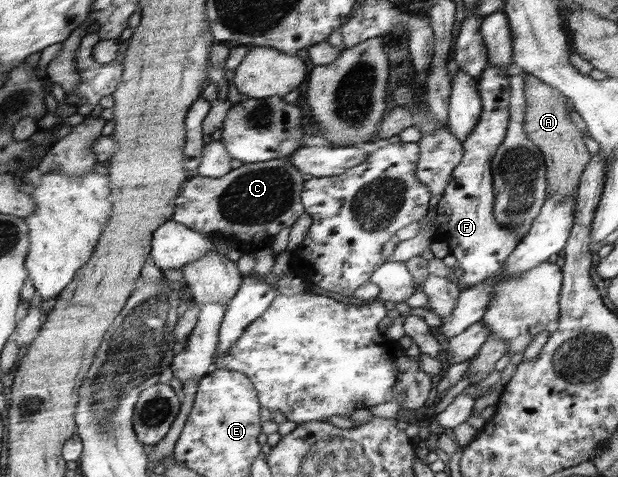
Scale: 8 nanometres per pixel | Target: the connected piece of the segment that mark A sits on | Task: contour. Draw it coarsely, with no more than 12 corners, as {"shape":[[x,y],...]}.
{"shape":[[525,76],[525,128],[547,197],[574,197],[591,156],[566,96]]}

